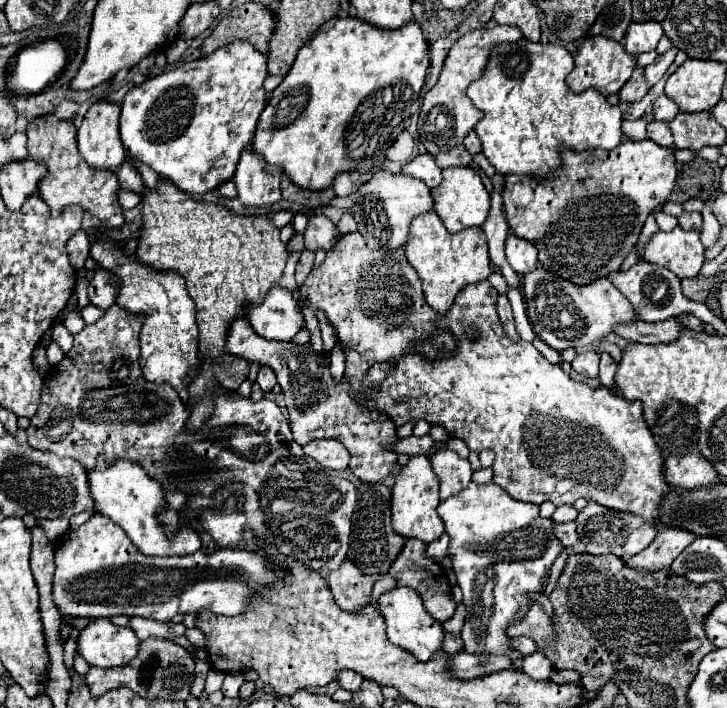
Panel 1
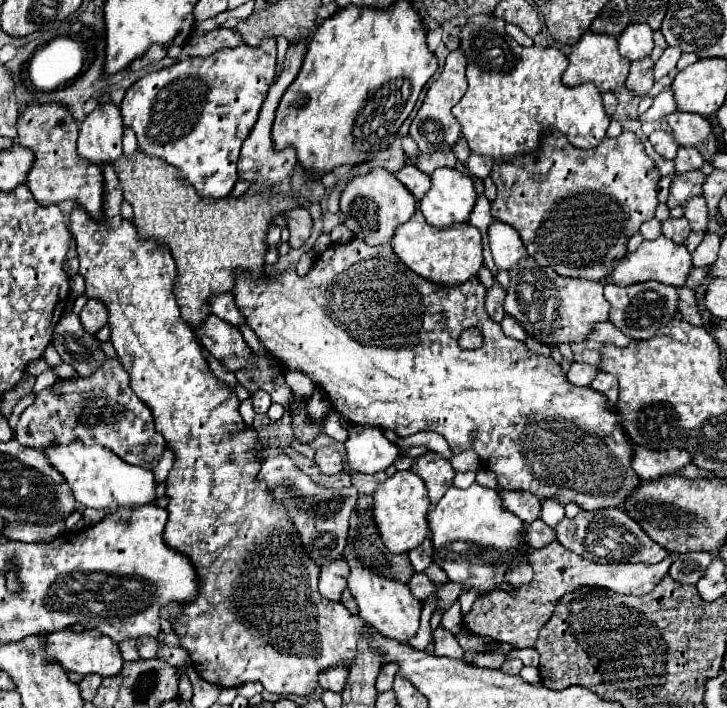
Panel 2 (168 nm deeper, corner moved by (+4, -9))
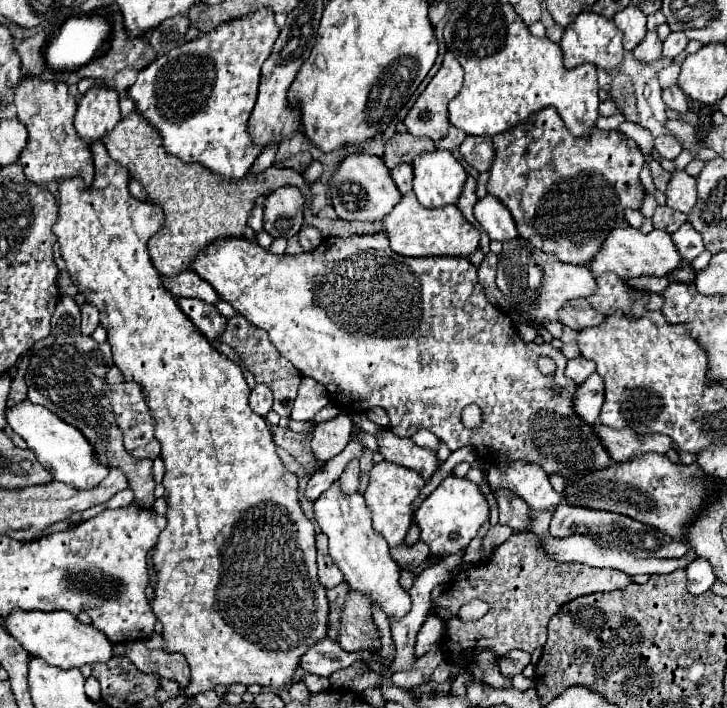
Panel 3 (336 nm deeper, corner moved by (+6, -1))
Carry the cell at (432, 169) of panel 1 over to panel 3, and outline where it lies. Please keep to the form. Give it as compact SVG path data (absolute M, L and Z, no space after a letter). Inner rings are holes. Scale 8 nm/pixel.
M409 163L397 165L397 167L391 171L391 177L393 177L397 189L399 189L403 195L413 189L413 185L411 185L411 183L413 183L413 167L411 167Z

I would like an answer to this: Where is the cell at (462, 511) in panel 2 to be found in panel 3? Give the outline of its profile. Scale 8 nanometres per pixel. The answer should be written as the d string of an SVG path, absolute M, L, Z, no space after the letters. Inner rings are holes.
M445 477L441 485L415 511L415 523L421 529L421 541L429 545L433 555L461 553L489 517L489 505L479 487L467 479Z

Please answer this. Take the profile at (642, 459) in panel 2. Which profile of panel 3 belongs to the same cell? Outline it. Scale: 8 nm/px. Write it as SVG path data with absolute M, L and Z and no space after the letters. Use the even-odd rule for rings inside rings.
M605 425L593 427L601 445L615 463L629 461L643 453L667 453L671 449L671 439L665 435L641 435L633 429L611 429Z

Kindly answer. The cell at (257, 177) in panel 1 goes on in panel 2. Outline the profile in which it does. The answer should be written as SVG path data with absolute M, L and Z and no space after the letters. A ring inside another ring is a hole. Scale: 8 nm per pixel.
M301 41L297 45L291 45L287 49L287 57L285 57L285 69L281 73L281 77L277 81L273 81L265 101L263 101L263 107L261 107L261 115L251 131L251 135L245 139L243 143L243 149L241 149L241 157L239 157L239 163L237 163L237 173L239 173L239 179L241 181L249 181L249 183L263 183L263 185L273 185L271 181L275 181L275 185L279 181L283 181L295 167L295 151L293 149L283 149L279 153L275 153L273 145L271 145L271 125L273 125L273 117L275 117L275 109L277 109L277 103L281 99L281 95L285 93L285 89L291 85L293 77L299 73L301 69L301 63L303 63L303 57L305 57L305 51L307 51L307 41Z

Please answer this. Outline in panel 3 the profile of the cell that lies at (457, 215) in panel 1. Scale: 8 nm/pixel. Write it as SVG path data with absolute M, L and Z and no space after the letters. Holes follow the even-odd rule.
M433 151L413 161L413 191L423 207L457 203L465 185L465 169L449 151Z

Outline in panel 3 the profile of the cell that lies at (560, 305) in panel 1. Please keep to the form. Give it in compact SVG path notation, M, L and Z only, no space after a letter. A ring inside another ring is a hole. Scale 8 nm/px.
M521 237L503 243L495 283L515 309L537 317L537 321L557 321L557 309L561 309L565 301L579 297L585 299L593 293L593 289L597 289L593 273L587 267L563 263L557 257L535 249L533 245L529 245L529 241Z

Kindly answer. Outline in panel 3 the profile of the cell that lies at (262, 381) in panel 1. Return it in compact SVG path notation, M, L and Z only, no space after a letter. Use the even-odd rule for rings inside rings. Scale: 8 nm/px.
M257 383L255 389L251 391L249 405L251 405L251 409L257 415L265 417L271 411L271 405L273 405L273 393L271 393L271 389L267 385L263 385L263 383Z

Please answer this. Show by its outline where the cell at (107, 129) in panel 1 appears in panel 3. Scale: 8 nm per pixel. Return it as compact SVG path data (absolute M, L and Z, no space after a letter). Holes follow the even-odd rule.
M93 85L79 99L73 125L81 139L95 141L111 131L119 119L119 93L107 85Z

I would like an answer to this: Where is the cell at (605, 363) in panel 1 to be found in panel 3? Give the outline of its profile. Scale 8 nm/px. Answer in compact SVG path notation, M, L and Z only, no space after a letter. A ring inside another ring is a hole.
M593 373L585 383L581 383L573 397L573 409L587 425L595 425L603 405L603 385L597 373Z

